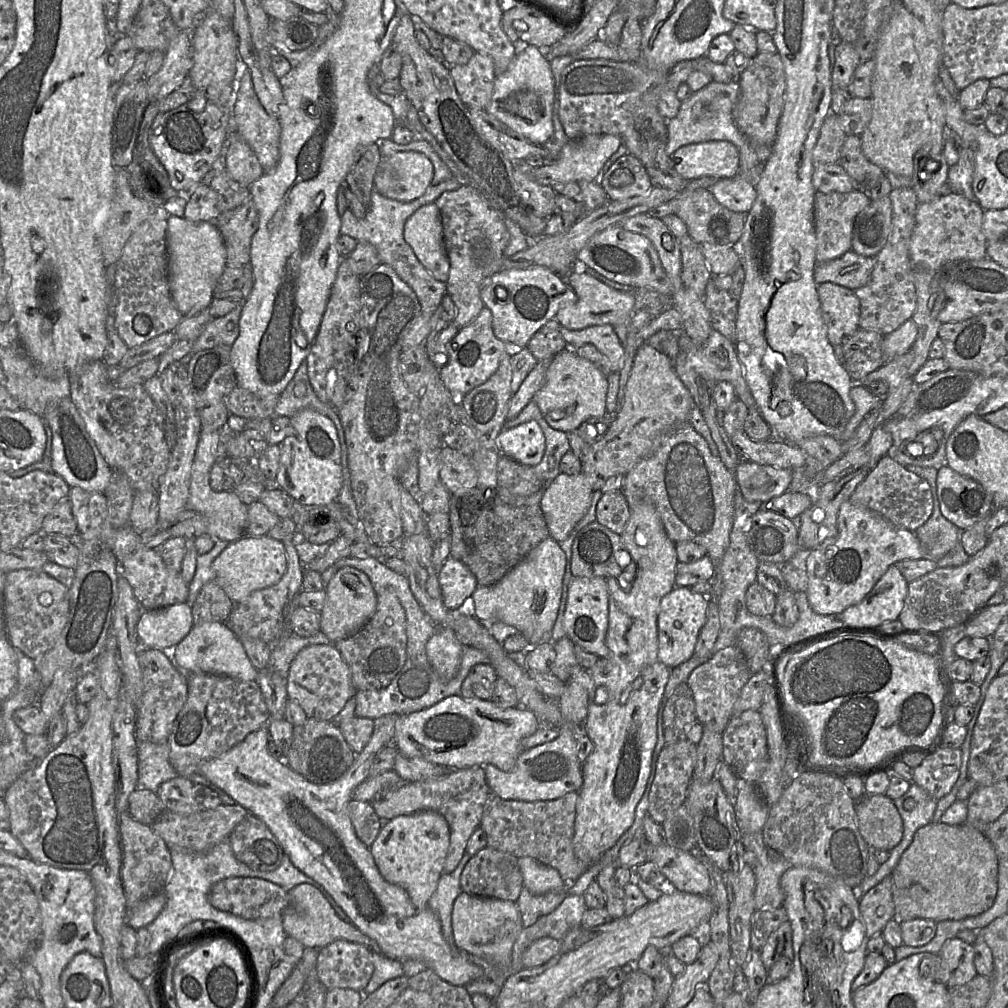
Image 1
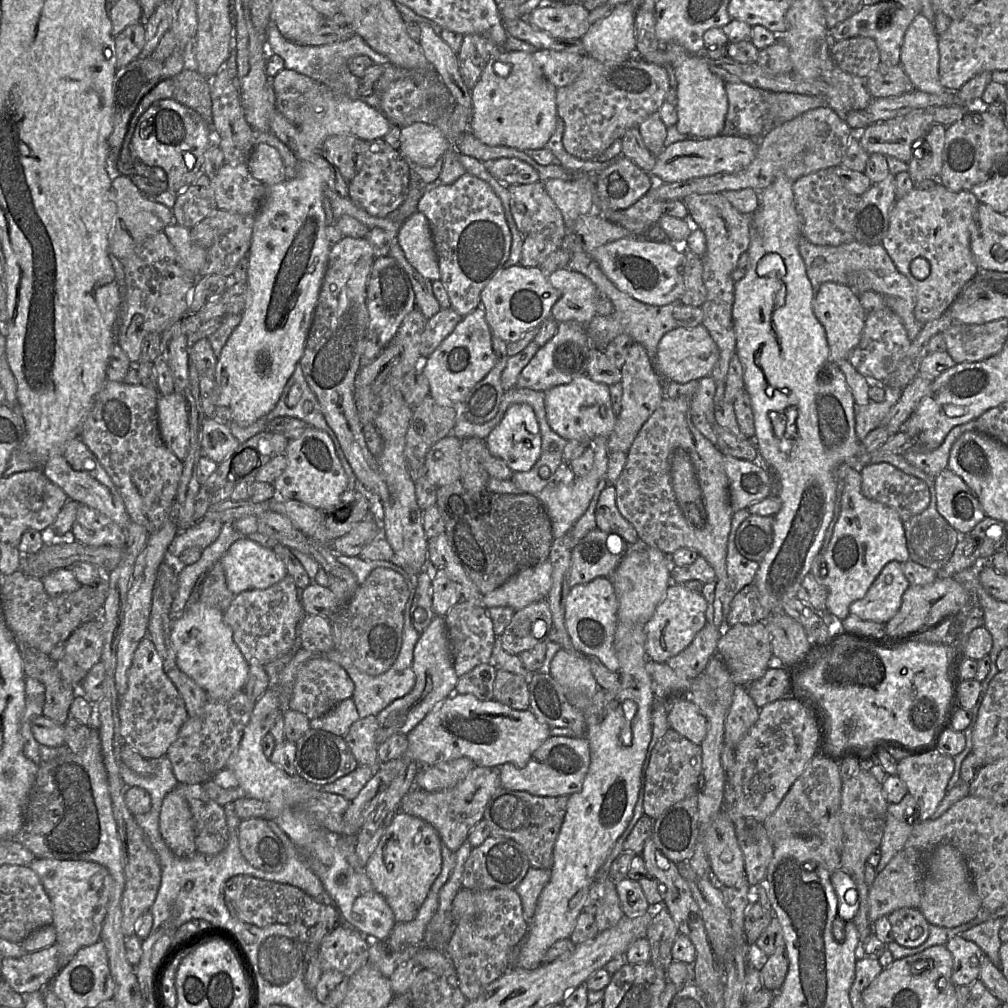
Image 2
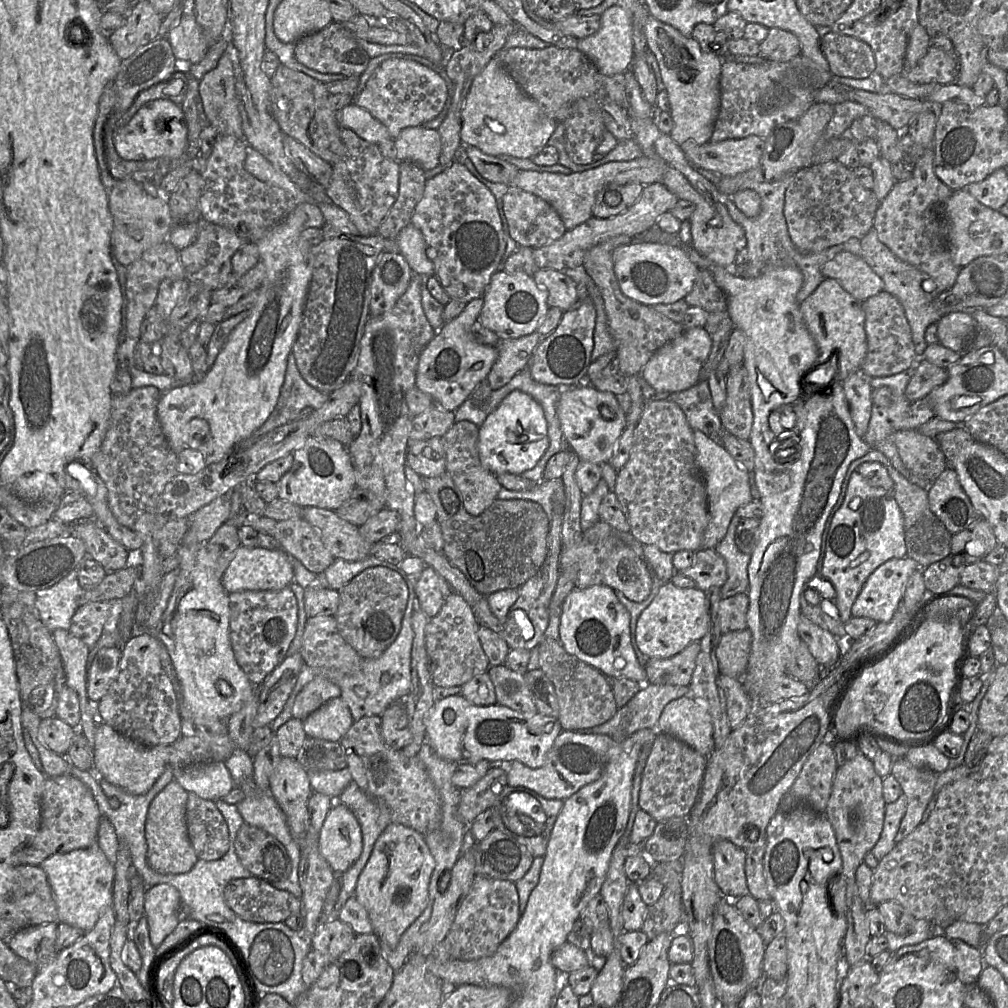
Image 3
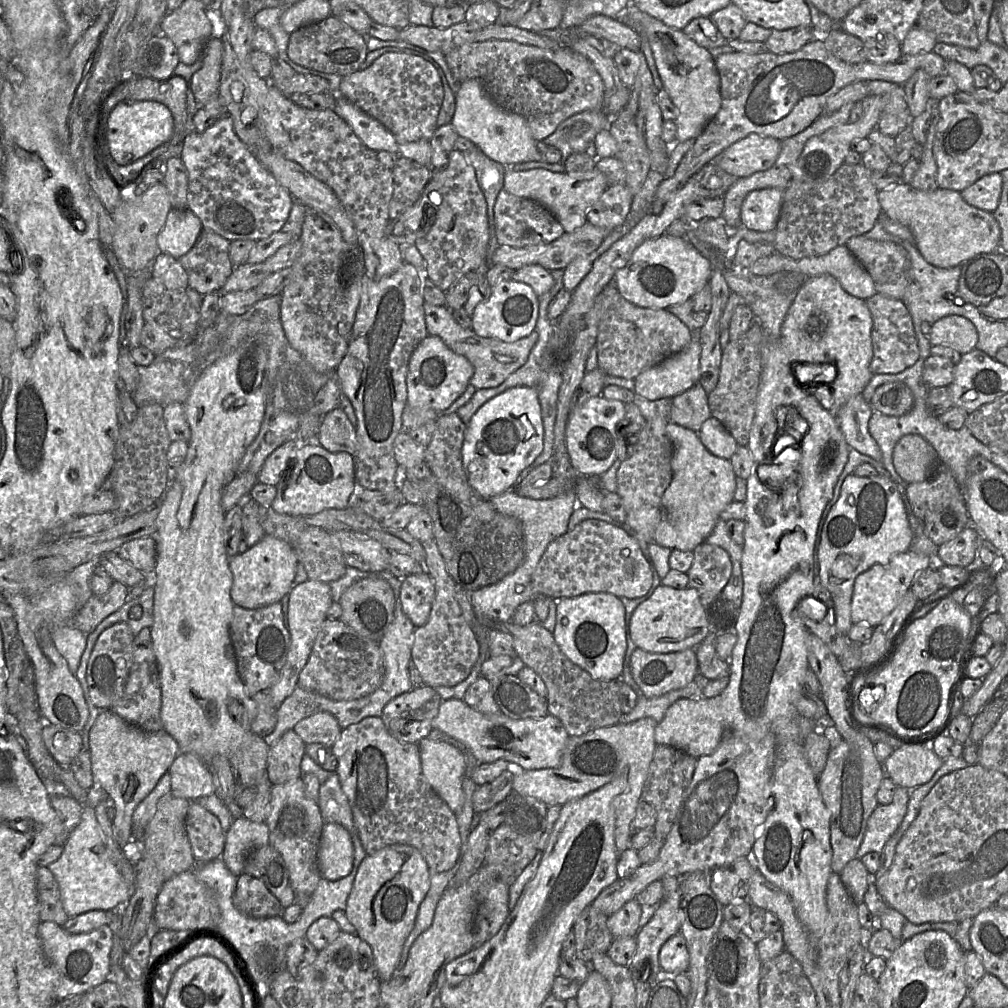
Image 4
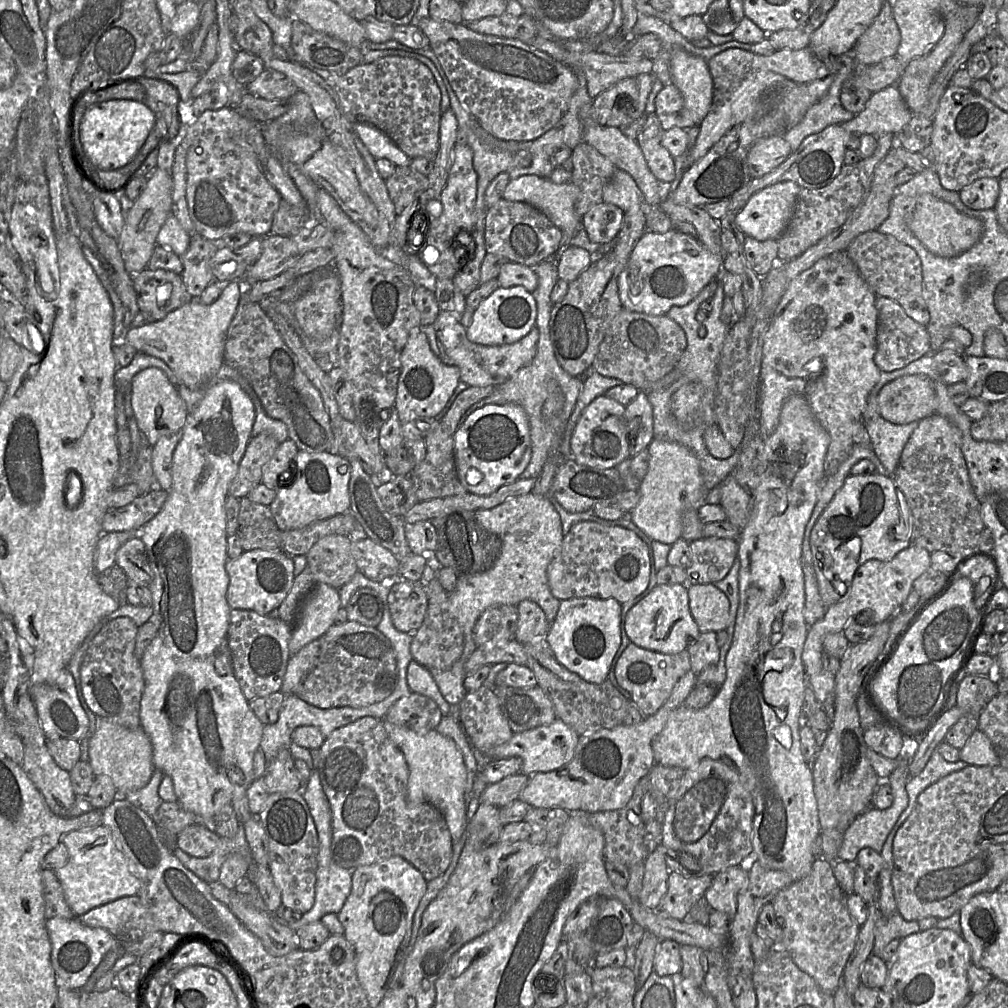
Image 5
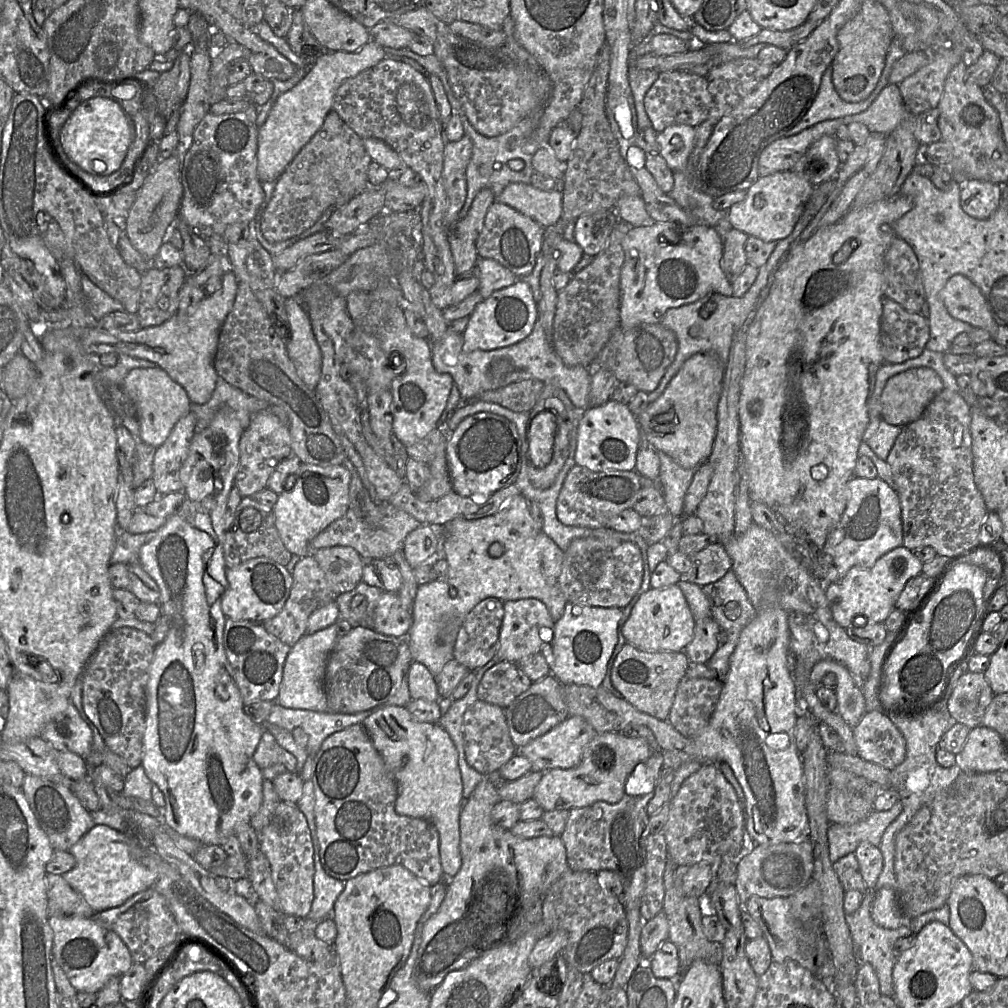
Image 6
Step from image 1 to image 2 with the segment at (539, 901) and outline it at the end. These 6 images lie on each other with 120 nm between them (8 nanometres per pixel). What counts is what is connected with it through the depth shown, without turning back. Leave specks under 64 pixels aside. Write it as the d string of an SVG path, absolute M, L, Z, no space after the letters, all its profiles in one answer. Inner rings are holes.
M530 867L524 879L515 888L521 899L523 916L527 923L533 918L539 895L550 877L551 870Z

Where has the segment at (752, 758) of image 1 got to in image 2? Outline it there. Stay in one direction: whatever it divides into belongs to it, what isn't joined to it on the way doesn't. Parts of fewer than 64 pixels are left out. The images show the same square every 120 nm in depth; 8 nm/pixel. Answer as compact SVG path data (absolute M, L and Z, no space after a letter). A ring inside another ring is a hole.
M736 685L733 701L725 720L725 742L733 748L759 718L760 709L748 695L746 686Z

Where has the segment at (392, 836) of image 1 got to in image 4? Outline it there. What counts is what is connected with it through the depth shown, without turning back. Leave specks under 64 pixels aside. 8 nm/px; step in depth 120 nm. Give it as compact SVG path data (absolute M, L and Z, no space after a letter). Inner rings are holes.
M393 844L367 855L358 868L344 912L355 927L356 935L371 947L381 982L388 981L395 973L404 942L414 927L420 904L429 890L429 876L424 857L416 848L406 844Z

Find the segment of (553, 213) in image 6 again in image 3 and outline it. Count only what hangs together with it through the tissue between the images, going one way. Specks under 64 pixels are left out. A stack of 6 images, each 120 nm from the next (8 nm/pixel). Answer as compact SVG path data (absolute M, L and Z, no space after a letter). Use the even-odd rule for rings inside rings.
M639 157L631 161L608 162L583 172L564 175L561 173L519 170L513 186L530 192L548 202L559 214L566 230L572 230L592 216L597 193L608 184L640 183L649 185L662 183L666 163L661 158Z

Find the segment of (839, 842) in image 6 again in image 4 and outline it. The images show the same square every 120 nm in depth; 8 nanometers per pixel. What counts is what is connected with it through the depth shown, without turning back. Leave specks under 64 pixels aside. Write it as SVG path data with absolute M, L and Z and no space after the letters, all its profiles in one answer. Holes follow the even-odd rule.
M897 786L890 804L878 804L869 817L856 858L860 859L869 852L881 854L885 844L896 832L906 814L909 794L908 788Z

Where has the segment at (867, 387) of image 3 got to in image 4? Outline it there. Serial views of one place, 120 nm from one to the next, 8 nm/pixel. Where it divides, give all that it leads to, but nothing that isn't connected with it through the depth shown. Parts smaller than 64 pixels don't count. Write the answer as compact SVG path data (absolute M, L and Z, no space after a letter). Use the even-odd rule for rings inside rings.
M861 394L852 397L846 404L844 404L836 413L836 418L843 436L850 448L858 452L870 456L877 462L882 462L882 454L876 441L871 436L868 429L869 419L874 412L871 402L867 402Z

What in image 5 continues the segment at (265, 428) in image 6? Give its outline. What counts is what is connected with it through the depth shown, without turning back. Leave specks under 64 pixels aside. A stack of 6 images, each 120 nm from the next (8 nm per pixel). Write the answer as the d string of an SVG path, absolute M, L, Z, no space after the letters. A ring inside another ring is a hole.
M262 433L251 437L239 463L238 472L229 487L228 495L240 500L262 483L262 469L279 445L272 434Z

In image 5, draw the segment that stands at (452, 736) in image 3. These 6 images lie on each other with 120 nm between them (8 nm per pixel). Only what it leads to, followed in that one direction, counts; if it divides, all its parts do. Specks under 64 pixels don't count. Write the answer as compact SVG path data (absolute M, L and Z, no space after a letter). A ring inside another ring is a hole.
M413 659L409 662L407 668L407 684L411 692L432 699L443 716L449 714L451 705L441 695L429 670ZM557 718L549 725L539 726L520 733L514 733L510 740L487 753L489 759L518 757L522 760L519 773L532 776L539 772L558 770L573 758L580 735L569 725Z

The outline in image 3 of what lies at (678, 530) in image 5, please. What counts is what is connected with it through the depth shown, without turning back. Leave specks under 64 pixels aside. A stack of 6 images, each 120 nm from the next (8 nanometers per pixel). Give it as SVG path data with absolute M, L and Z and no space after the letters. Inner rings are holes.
M694 430L694 441L697 449L696 463L706 487L709 522L704 531L702 548L714 548L723 539L728 525L737 509L759 499L753 473L742 468L724 449L720 442L710 439L699 430Z

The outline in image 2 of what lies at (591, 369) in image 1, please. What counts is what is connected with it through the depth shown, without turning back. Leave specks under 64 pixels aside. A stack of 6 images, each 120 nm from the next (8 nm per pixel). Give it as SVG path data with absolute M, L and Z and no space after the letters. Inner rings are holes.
M587 374L545 391L545 407L550 427L567 441L609 437L618 418L612 408L609 386L593 381Z

